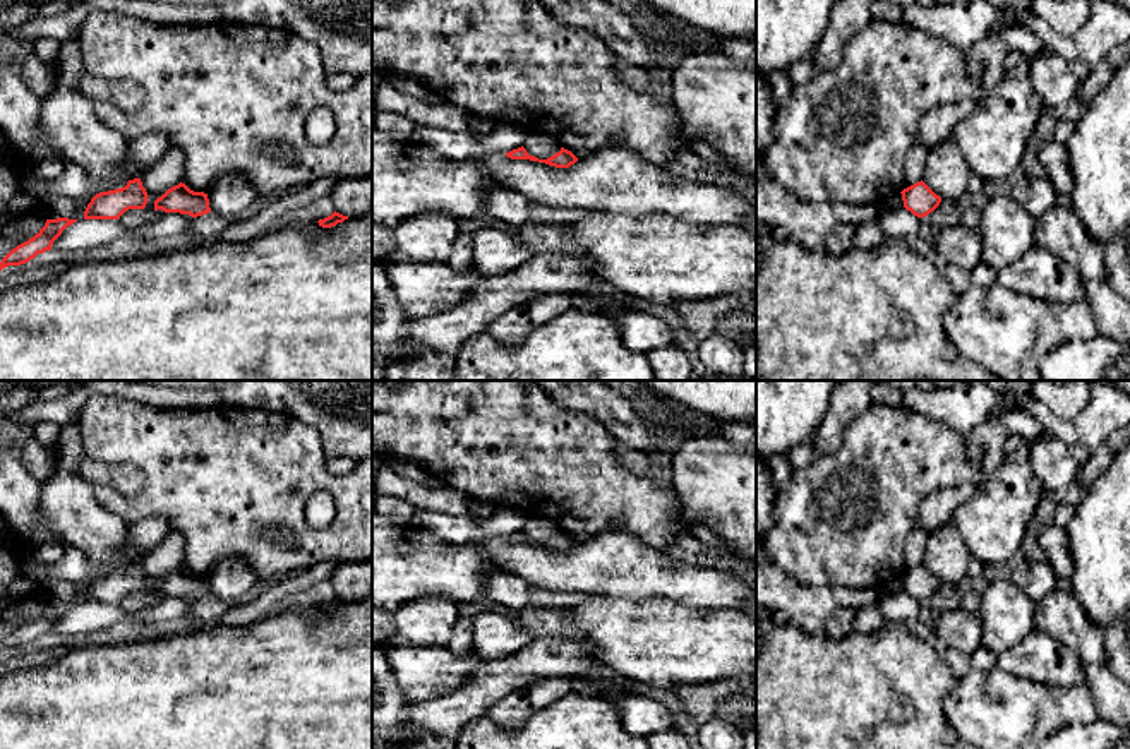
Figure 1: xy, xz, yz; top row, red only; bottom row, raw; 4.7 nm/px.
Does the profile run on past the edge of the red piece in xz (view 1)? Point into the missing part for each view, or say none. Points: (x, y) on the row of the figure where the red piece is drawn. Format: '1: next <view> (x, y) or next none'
1: next none

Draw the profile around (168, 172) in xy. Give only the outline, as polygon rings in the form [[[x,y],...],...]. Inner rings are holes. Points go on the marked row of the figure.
[[[170,147],[163,158],[141,177],[142,187],[147,192],[146,211],[153,213],[154,201],[183,180],[183,163],[183,153],[178,147]]]

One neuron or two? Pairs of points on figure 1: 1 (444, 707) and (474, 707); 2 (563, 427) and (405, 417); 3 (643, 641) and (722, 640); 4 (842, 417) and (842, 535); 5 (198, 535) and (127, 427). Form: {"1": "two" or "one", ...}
{"1": "one", "2": "one", "3": "one", "4": "two", "5": "one"}

